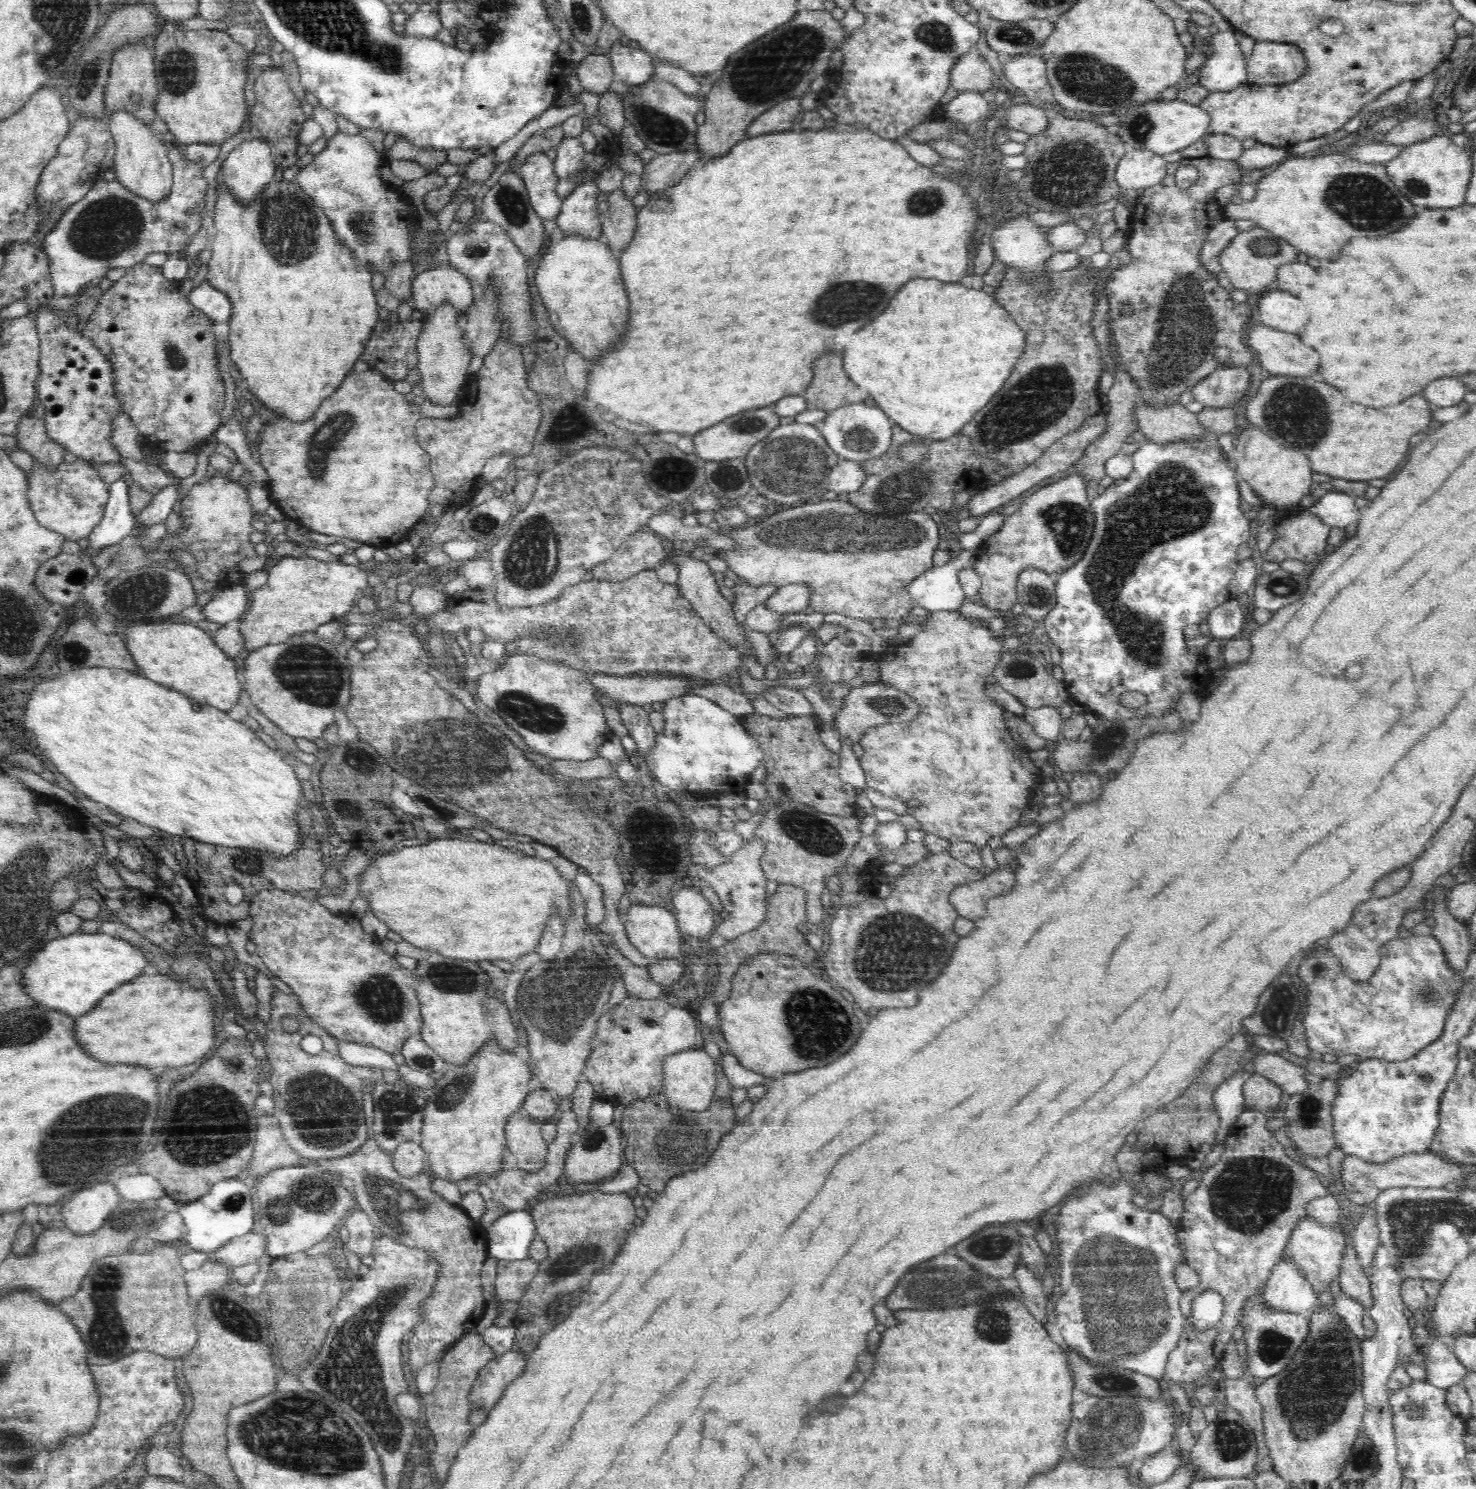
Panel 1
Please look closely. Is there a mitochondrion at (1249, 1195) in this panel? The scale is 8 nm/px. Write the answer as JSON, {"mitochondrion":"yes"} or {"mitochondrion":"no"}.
{"mitochondrion":"yes"}

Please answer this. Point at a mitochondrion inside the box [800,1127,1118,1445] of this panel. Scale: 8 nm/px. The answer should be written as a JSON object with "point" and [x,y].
{"point":[940,1284]}

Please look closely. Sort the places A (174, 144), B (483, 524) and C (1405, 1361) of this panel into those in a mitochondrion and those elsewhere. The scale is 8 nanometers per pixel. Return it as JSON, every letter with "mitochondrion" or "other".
{"A":"other","B":"mitochondrion","C":"other"}

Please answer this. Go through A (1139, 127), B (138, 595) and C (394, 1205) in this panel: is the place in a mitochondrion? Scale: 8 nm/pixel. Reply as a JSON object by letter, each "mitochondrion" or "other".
{"A":"mitochondrion","B":"mitochondrion","C":"mitochondrion"}

